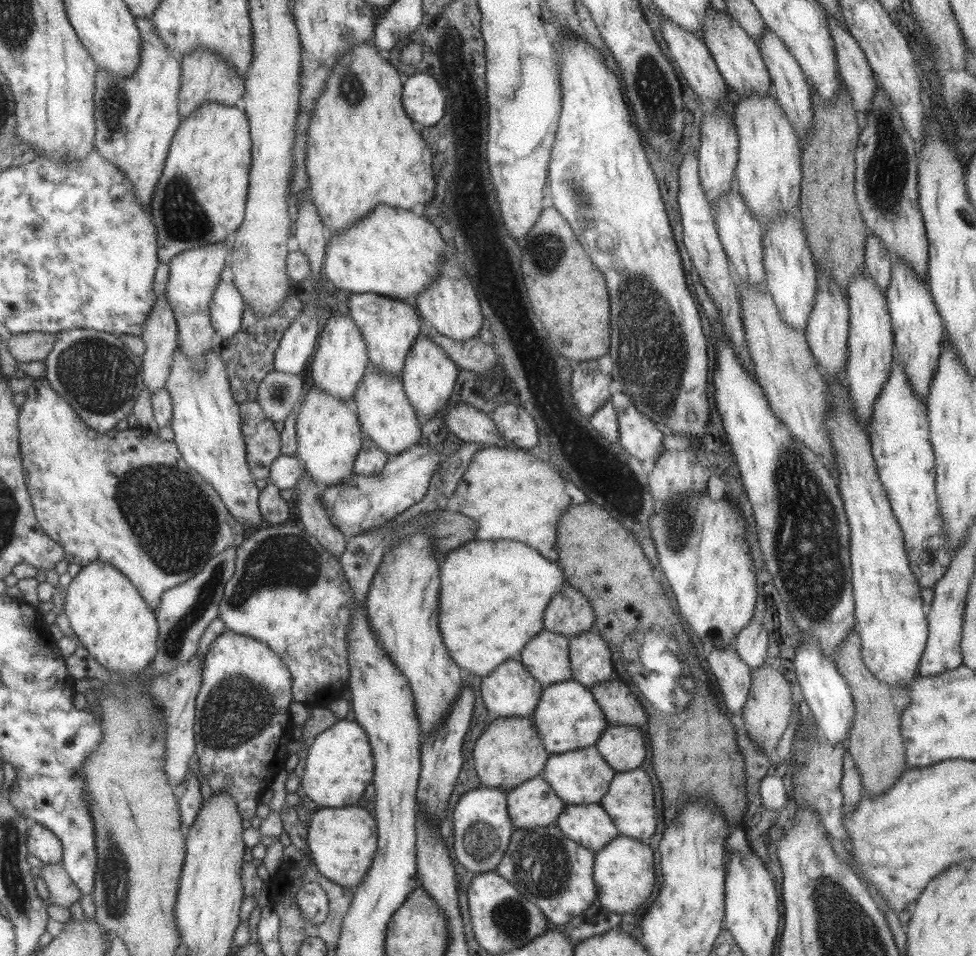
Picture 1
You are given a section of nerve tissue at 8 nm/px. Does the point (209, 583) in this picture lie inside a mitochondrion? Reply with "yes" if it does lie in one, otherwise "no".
yes

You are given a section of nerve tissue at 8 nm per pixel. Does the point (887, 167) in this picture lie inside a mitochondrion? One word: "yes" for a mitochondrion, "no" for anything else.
yes

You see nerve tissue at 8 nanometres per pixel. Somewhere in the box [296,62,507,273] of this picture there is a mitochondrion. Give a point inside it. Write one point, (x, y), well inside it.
(351, 89)

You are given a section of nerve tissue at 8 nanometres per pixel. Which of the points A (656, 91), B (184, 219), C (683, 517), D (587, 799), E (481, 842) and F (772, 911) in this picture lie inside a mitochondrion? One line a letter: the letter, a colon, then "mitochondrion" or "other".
A: mitochondrion
B: mitochondrion
C: mitochondrion
D: other
E: mitochondrion
F: other

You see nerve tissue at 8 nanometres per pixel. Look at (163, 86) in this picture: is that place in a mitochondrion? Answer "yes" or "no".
no

